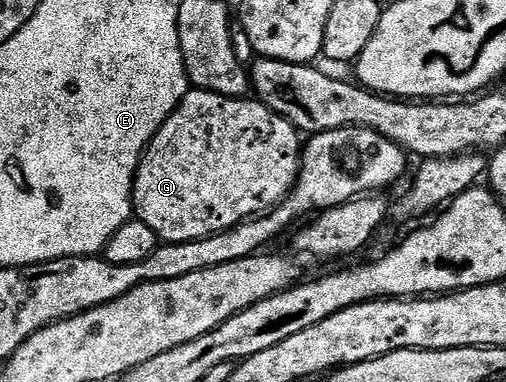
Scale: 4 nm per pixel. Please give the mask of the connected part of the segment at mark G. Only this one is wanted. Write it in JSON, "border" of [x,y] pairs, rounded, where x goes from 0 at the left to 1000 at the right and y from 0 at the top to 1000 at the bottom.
{"border":[[[372,230],[368,249],[358,259],[358,270],[342,291],[342,301],[334,301],[334,312],[326,312],[326,322],[314,335],[310,353],[302,353],[302,364],[292,374],[291,390],[275,421],[275,445],[267,453],[267,487],[259,503],[265,565],[279,584],[287,584],[287,594],[302,594],[302,605],[312,615],[316,634],[340,641],[405,626],[419,620],[425,610],[445,610],[451,599],[480,586],[482,579],[534,558],[536,550],[549,545],[557,526],[567,524],[567,513],[575,508],[575,492],[591,466],[591,440],[599,435],[599,382],[595,351],[583,327],[565,317],[555,301],[547,301],[532,280],[524,280],[510,259],[447,254],[445,249],[415,243],[409,230]]]}

